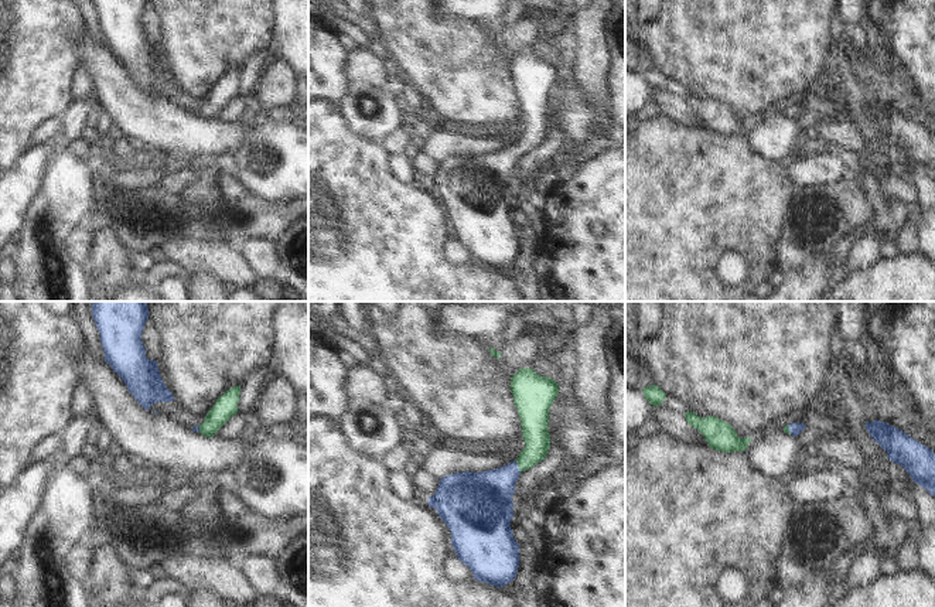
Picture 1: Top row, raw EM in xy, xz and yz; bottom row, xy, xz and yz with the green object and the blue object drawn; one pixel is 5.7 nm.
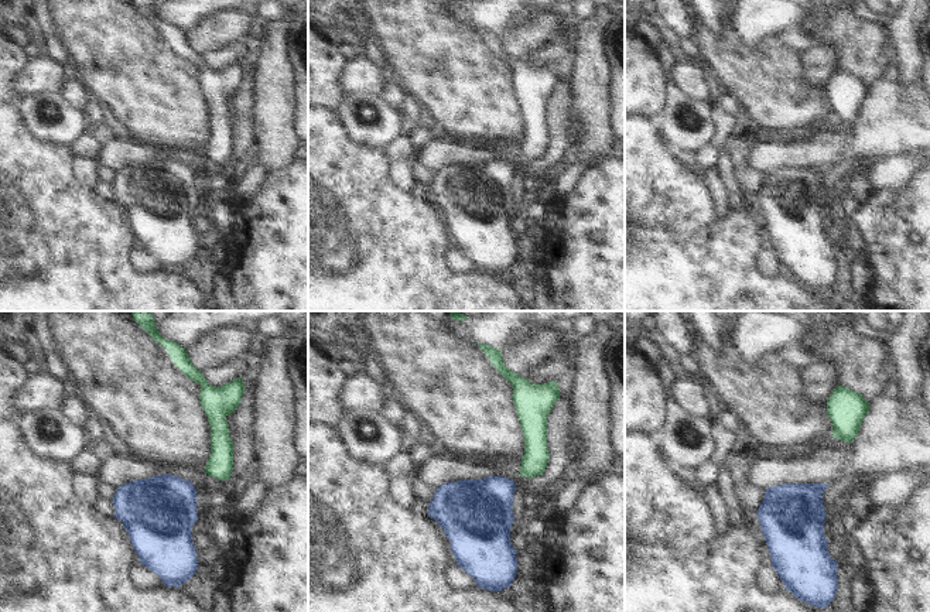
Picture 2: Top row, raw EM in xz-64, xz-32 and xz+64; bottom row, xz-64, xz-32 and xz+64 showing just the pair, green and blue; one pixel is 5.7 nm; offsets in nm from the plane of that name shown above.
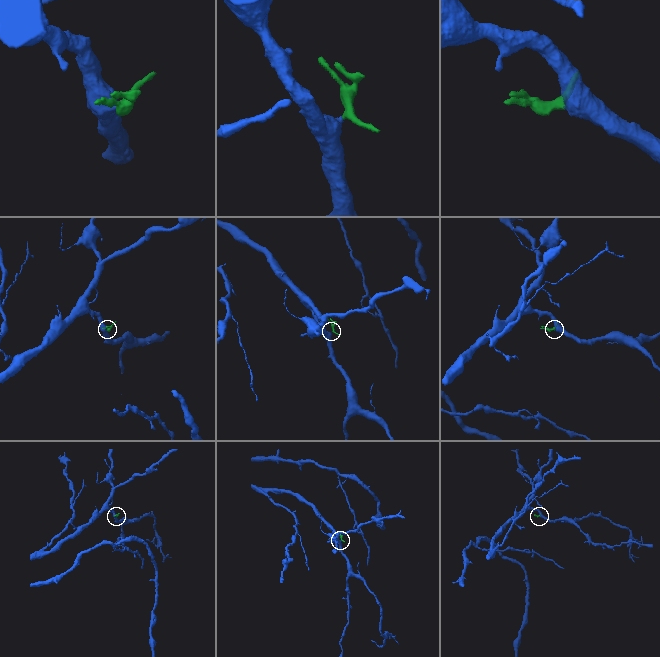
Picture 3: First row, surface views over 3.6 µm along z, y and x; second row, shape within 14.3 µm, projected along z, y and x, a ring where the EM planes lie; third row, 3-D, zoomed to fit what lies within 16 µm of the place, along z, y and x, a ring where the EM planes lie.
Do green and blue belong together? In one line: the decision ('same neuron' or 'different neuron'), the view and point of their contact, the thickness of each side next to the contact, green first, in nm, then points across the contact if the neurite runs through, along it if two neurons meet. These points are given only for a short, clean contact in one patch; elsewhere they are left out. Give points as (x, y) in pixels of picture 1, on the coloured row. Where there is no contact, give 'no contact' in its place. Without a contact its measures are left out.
same neuron; meets green in xz at (518, 466); 150 nm thick on the green side, 280 nm on the other; runs through xz (535, 433), (535, 449), (518, 466), (487, 497)

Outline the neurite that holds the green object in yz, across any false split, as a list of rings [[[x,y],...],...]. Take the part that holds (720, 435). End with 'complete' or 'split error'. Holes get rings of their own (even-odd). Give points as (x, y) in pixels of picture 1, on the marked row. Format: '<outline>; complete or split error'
[[[690,410],[685,413],[685,417],[690,426],[696,427],[703,434],[709,447],[717,451],[745,451],[748,443],[753,440],[751,437],[738,437],[730,423],[716,416],[699,417]]]; complete

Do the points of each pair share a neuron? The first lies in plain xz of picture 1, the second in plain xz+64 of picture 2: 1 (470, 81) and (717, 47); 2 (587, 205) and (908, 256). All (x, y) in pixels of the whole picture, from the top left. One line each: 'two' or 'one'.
1: one
2: one

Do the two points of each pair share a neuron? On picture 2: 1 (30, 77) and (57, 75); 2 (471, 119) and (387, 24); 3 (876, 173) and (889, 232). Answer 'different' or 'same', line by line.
1: same
2: same
3: different

